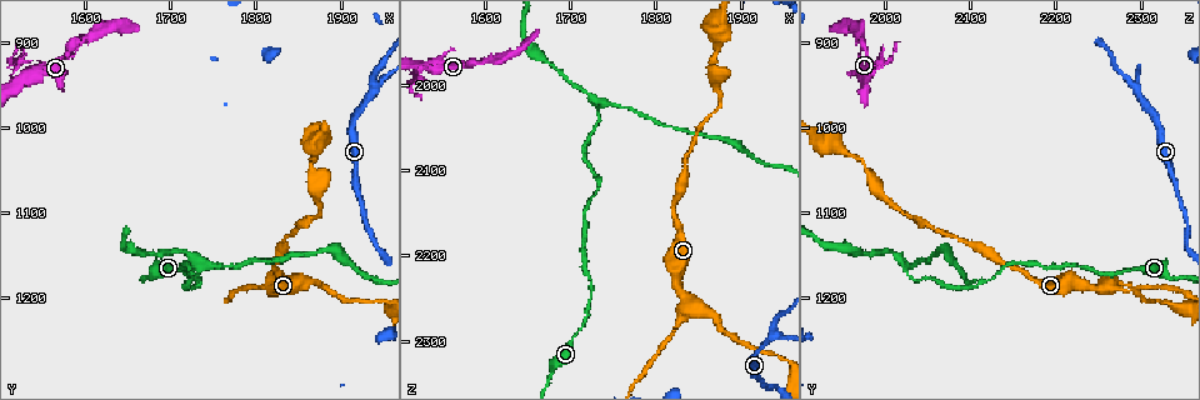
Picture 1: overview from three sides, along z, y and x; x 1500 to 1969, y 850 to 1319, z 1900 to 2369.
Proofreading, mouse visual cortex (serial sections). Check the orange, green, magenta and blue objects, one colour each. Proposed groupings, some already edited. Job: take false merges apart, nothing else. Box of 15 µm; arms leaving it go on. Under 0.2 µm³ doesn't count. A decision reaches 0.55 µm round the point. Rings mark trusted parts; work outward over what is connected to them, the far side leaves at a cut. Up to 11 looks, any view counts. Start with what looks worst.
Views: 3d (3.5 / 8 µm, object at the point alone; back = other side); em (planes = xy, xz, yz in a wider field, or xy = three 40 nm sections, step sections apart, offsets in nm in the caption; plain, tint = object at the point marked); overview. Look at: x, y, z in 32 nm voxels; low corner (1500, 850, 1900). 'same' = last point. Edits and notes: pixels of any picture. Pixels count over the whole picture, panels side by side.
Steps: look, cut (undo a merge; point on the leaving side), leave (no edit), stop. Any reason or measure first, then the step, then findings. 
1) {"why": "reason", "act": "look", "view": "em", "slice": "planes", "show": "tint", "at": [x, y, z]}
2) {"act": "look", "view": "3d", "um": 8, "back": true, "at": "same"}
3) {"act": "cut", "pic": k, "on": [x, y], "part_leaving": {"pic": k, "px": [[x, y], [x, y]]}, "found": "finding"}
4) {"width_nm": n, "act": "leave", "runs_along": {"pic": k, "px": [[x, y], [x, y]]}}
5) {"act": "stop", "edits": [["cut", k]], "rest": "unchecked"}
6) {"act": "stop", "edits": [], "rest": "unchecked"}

{"why": "side arm on a straight run", "act": "look", "view": "3d", "um": 3.5, "back": true, "at": [1940, 960, 2300]}

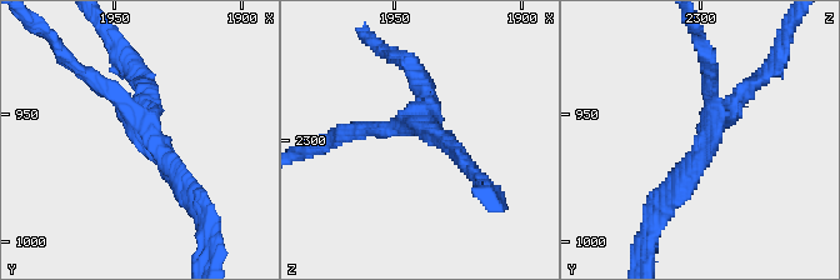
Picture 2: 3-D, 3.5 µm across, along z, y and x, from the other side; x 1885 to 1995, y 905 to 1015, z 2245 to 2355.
{"why": "shape alone is not enough", "act": "look", "view": "em", "slice": "planes", "show": "tint", "at": [1936, 955, 2295]}

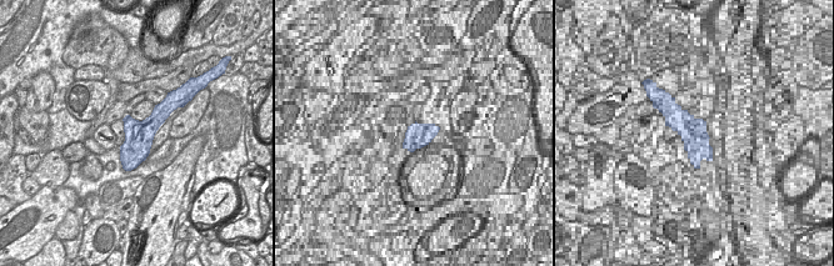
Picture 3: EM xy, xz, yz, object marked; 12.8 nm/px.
{"arm_widths_nm": [200, 200, 250], "act": "leave", "runs_along": {"pic": 2, "px": [[673, 190], [769, 68]]}, "found": "all the same cell"}

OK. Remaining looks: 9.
{"why": "thick turns thin", "act": "look", "view": "3d", "um": 3.5, "at": [1740, 1160, 2025]}

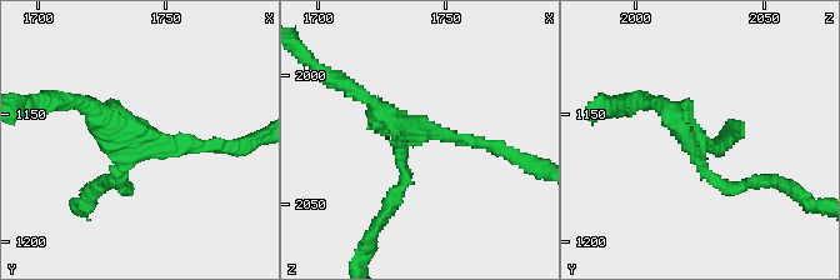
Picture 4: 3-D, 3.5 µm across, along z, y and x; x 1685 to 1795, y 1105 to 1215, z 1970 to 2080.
{"arms": 3, "arm_widths_nm": [150, 150, 300], "act": "look", "view": "em", "slice": "xy", "step": 5, "show": "tint", "at": [1741, 1162, 2023]}

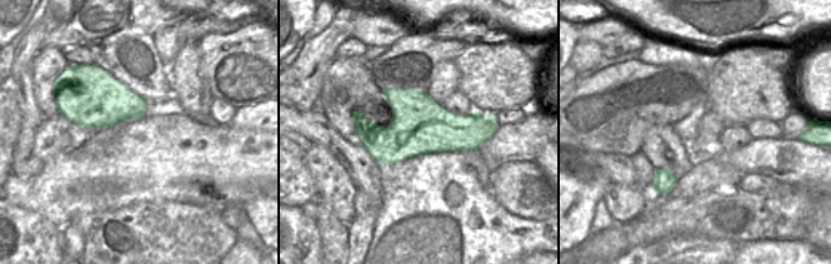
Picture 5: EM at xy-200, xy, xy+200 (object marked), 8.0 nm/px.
{"act": "leave", "runs_along": {"pic": 4, "px": [[743, 185], [714, 181], [653, 100]]}, "found": "continuous, no second cell"}

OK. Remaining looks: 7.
{"why": "calibre changes", "act": "look", "view": "3d", "um": 3.5, "at": [1590, 900, 1975]}

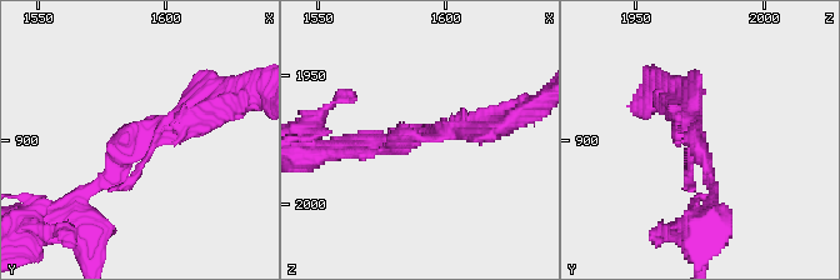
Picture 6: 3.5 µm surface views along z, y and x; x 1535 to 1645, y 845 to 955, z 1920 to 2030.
{"why": "shape alone is not enough", "act": "look", "view": "em", "slice": "xy", "step": 3, "show": "tint", "at": [1592, 898, 1975]}

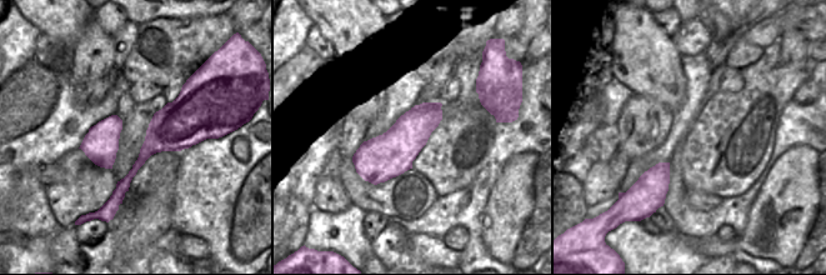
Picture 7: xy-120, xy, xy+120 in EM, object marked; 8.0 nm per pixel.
{"act": "leave", "runs_along": {"pic": 7, "px": [[183, 96], [179, 118], [115, 196]]}, "found": "all the same cell"}

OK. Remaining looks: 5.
{"why": "two arms in line, one across", "act": "look", "view": "3d", "um": 3.5, "at": [1840, 1185, 2270]}

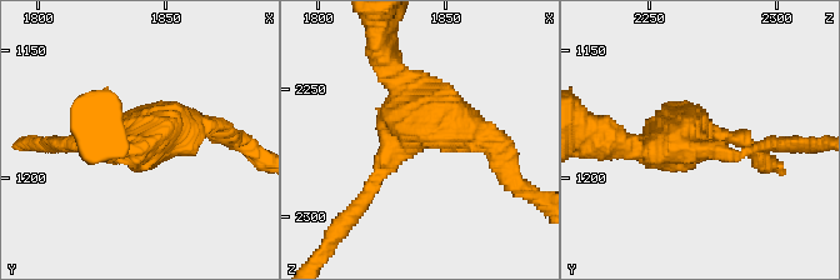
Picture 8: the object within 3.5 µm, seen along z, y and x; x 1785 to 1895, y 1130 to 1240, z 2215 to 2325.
{"arms": 3, "arm_widths_nm": [250, 250, 350], "why": "now the EM", "act": "look", "view": "em", "slice": "planes", "show": "plain", "at": [1837, 1187, 2265]}

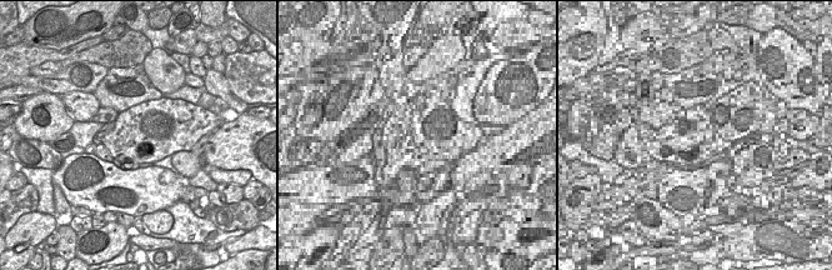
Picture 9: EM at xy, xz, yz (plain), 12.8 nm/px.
{"act": "look", "view": "em", "slice": "planes", "show": "tint", "at": "same"}

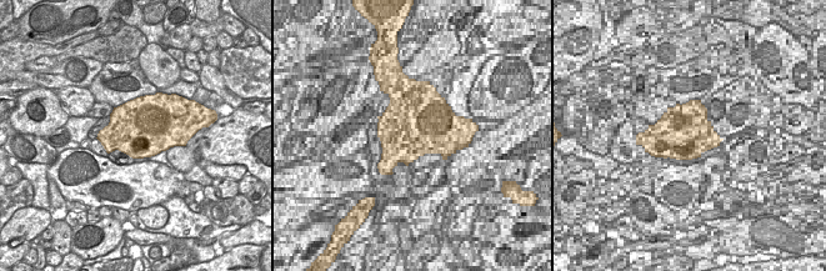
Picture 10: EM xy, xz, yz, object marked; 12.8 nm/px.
{"width_nm": 750, "act": "leave", "runs_along": {"pic": 8, "px": [[384, 45], [415, 100], [495, 150]]}, "found": "one cell here"}

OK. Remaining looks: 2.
{"act": "stop", "edits": [], "rest": "unchecked"}

